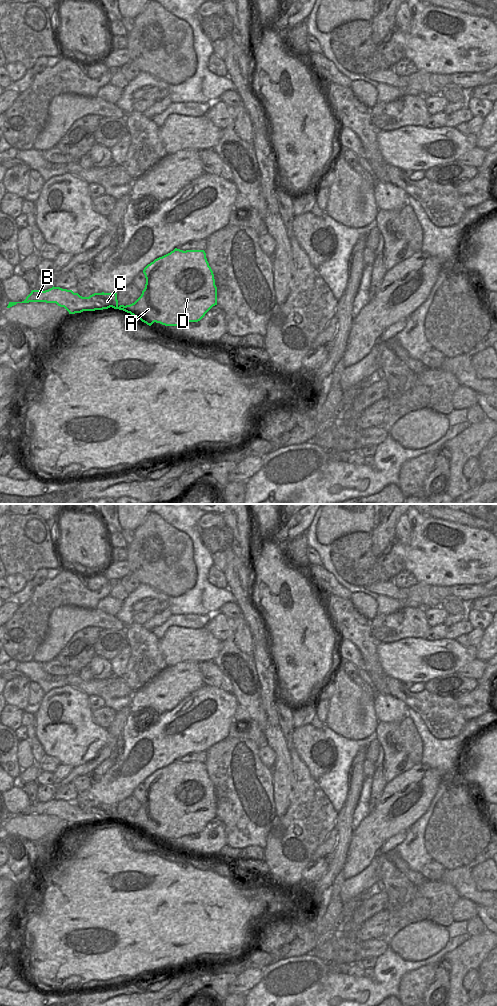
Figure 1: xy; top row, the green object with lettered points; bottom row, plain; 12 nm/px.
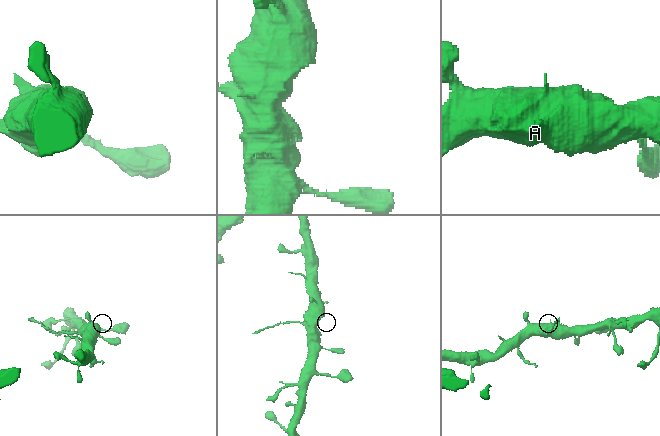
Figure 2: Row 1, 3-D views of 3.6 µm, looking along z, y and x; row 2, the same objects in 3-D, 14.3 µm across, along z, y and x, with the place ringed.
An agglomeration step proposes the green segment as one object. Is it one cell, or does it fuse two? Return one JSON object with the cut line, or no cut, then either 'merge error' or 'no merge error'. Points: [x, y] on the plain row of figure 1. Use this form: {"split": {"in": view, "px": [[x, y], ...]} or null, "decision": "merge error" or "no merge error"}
{"split": {"in": "xy", "px": [[126, 818], [124, 822]]}, "decision": "merge error"}

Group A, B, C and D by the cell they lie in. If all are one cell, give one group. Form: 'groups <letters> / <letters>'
groups A D / B C

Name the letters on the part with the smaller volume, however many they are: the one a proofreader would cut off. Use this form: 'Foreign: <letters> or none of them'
Foreign: B, C

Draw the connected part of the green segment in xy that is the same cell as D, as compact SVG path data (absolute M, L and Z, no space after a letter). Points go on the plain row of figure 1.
M175 760L148 776L143 785L146 790L145 800L134 815L126 817L125 824L149 838L154 834L165 838L198 834L217 817L214 786L204 762L183 763Z

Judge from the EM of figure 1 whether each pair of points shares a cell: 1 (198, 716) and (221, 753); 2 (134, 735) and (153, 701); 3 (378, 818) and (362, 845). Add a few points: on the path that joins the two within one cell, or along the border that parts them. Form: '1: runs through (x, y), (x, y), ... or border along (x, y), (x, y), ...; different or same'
1: border along (228, 736), (214, 743), (206, 751); different
2: border along (171, 709), (130, 714); different
3: runs through (378, 825), (368, 838); same

